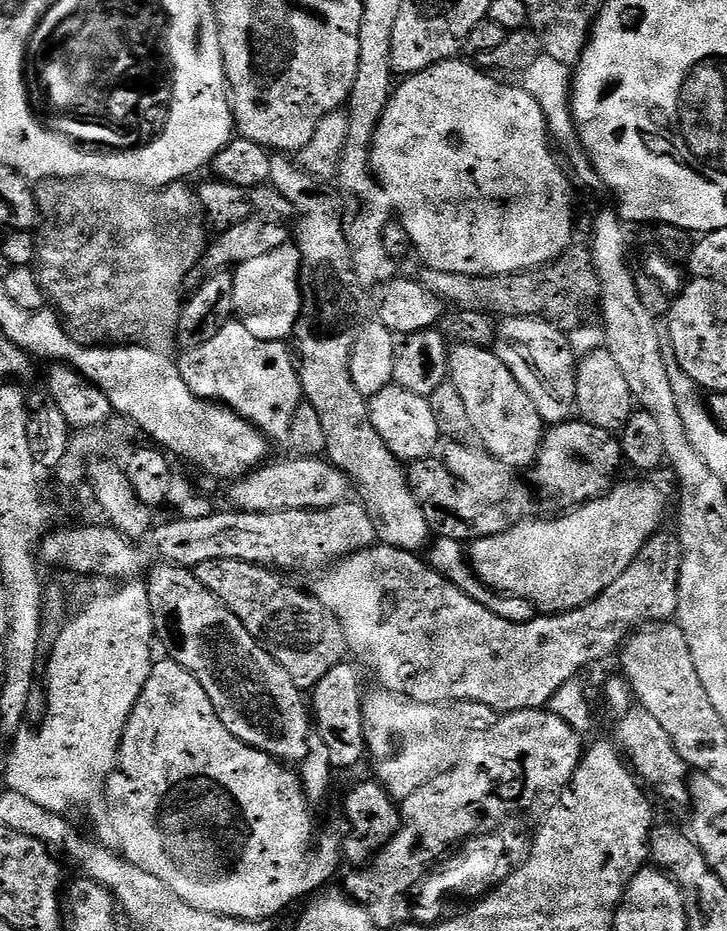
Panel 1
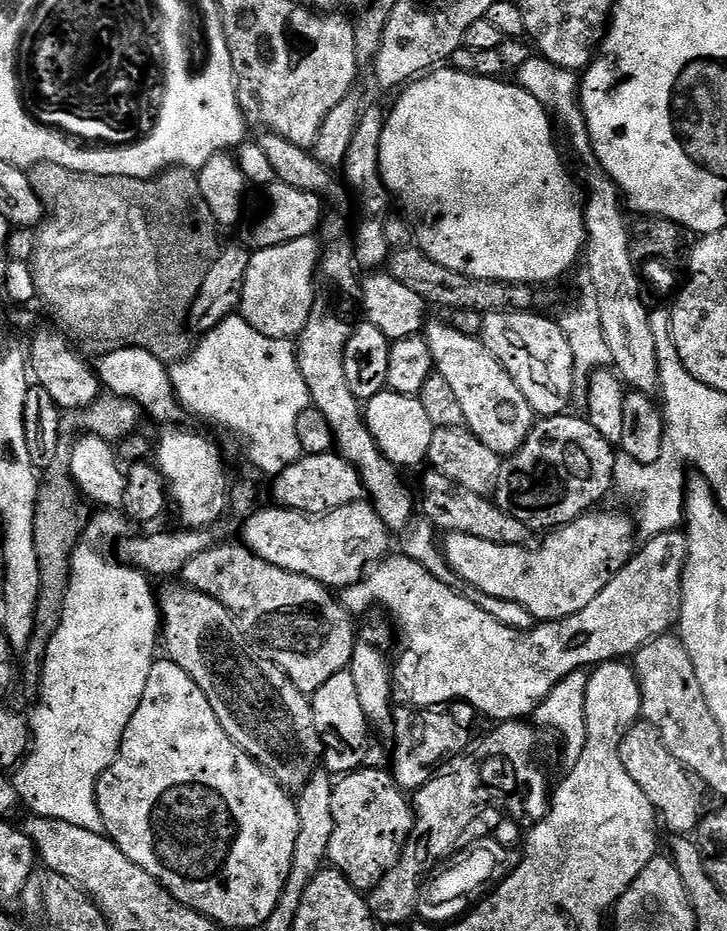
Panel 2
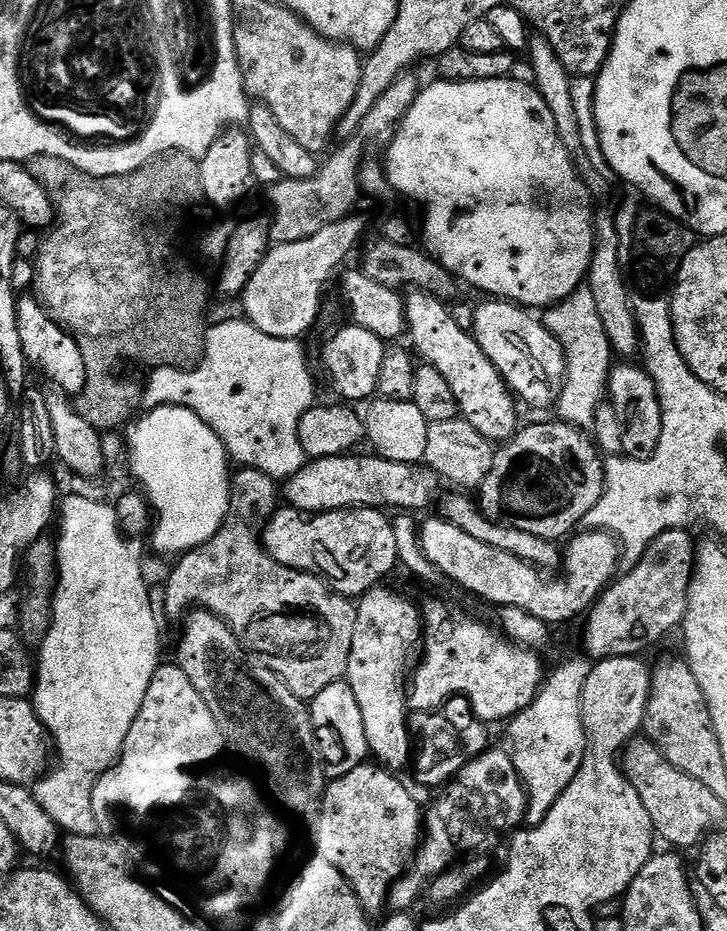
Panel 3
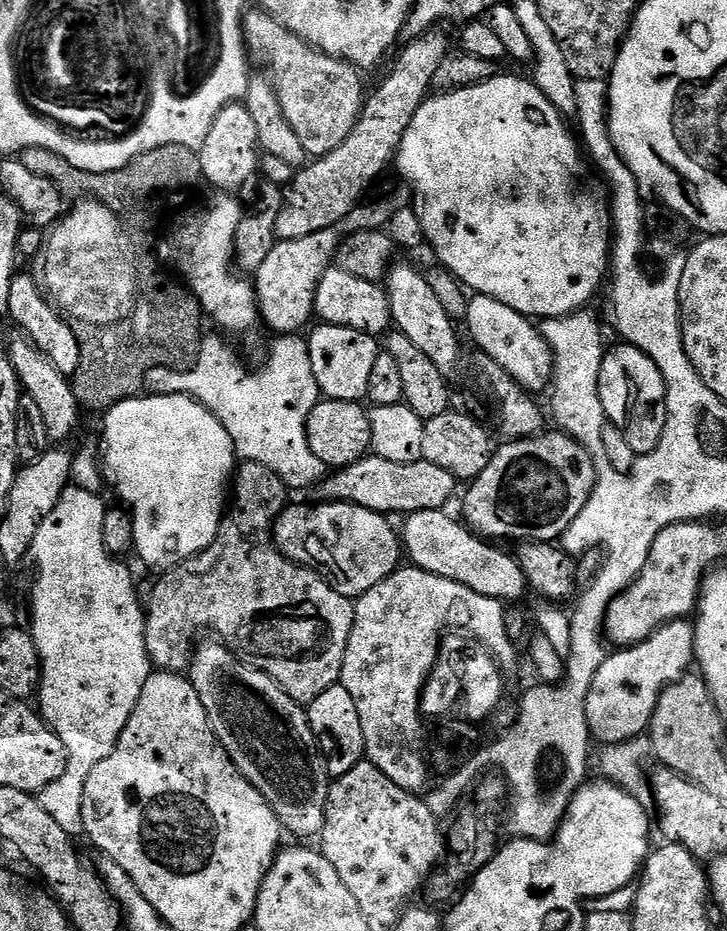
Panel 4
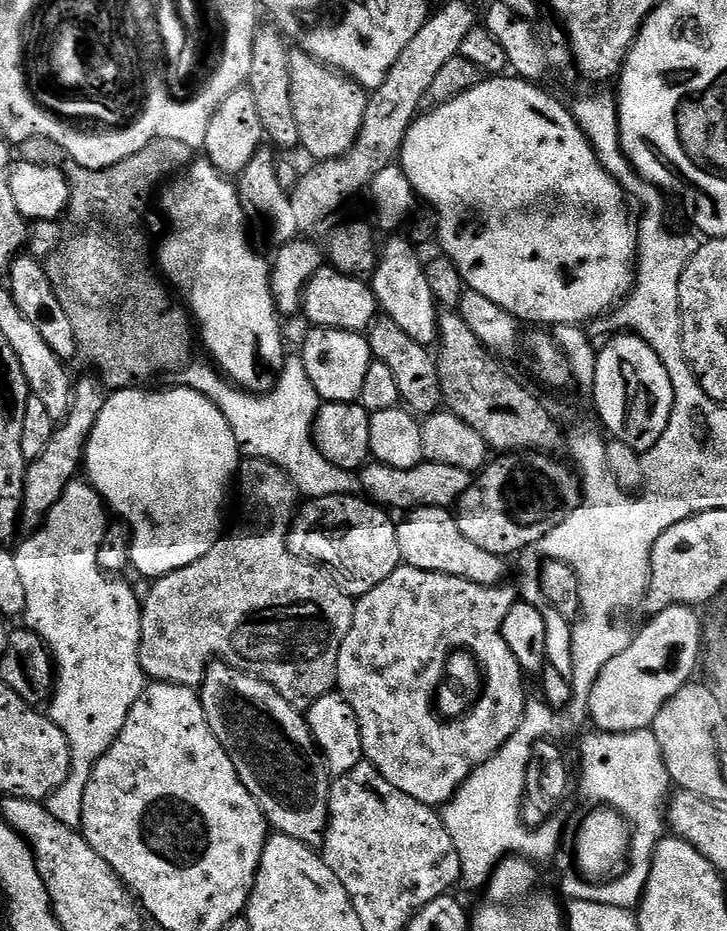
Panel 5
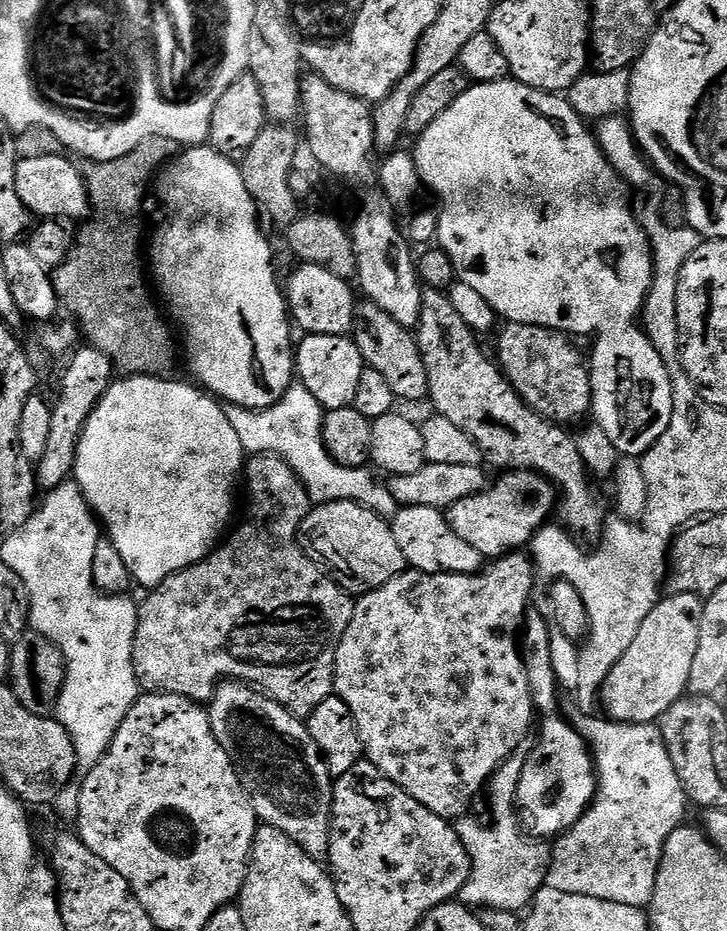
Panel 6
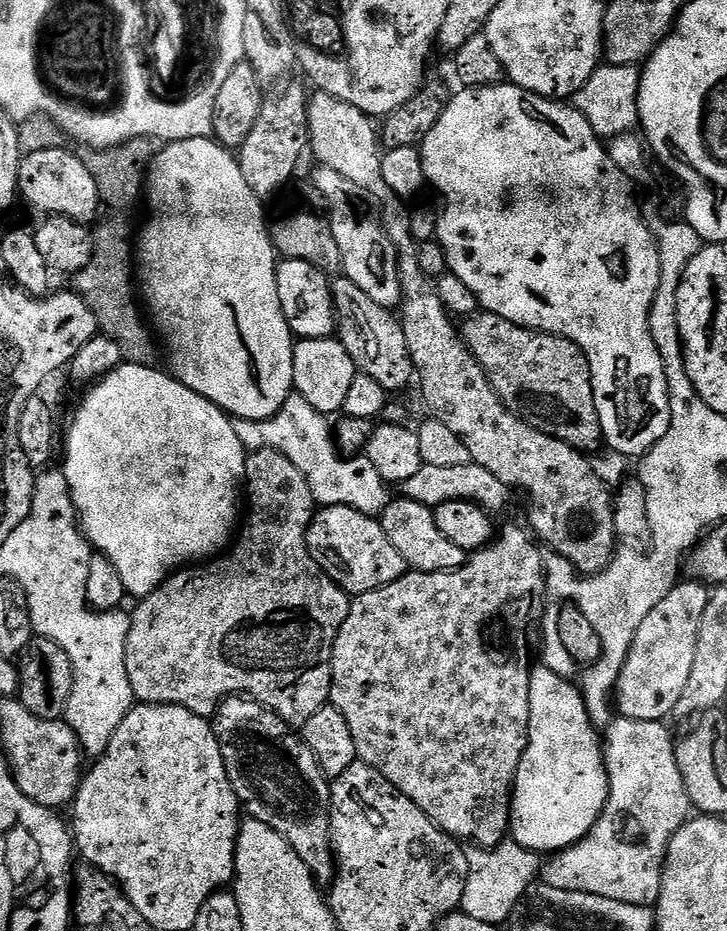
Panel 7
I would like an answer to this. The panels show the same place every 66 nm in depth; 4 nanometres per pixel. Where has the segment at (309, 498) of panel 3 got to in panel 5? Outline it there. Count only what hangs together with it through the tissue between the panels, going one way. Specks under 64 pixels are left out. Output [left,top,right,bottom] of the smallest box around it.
[358,462,473,510]

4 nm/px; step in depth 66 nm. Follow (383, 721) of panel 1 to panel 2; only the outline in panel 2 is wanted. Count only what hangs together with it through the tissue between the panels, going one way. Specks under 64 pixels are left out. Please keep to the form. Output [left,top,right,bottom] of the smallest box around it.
[390,706,464,790]

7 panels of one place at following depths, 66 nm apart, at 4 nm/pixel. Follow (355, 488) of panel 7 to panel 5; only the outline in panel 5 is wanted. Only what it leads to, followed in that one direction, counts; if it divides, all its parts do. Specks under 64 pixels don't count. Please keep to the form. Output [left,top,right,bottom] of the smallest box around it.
[170,355,357,500]

